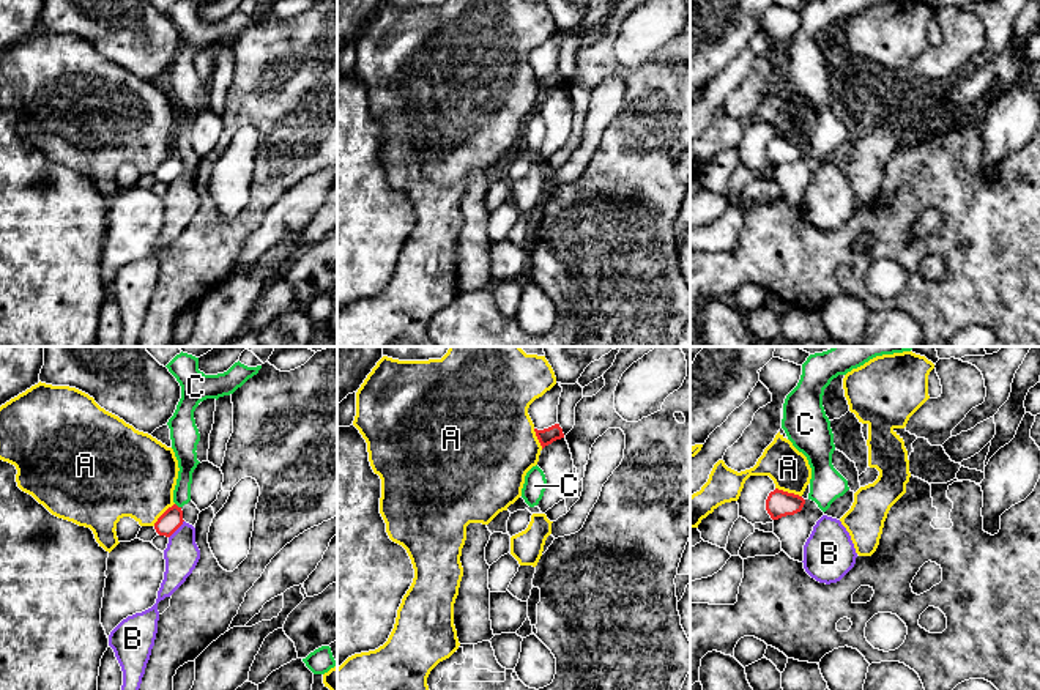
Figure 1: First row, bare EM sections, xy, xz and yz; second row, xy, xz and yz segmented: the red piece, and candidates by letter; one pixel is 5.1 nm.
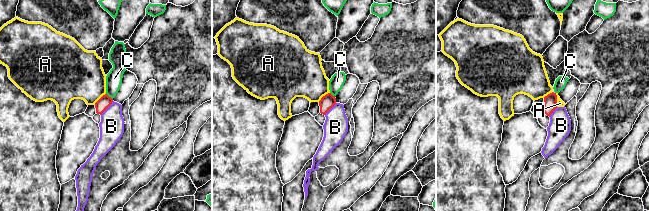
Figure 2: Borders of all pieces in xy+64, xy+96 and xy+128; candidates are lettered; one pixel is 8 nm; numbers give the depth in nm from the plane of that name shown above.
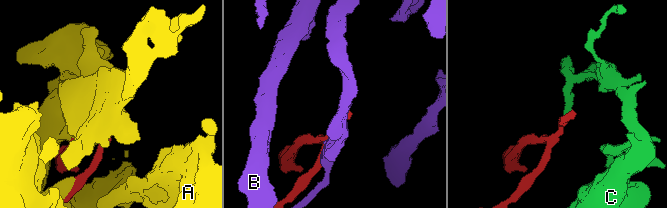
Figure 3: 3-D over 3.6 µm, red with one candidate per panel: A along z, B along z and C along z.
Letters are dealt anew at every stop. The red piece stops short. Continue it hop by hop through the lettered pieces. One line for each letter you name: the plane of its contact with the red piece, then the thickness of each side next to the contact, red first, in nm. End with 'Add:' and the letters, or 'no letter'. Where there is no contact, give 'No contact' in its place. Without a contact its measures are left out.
Add: no letter

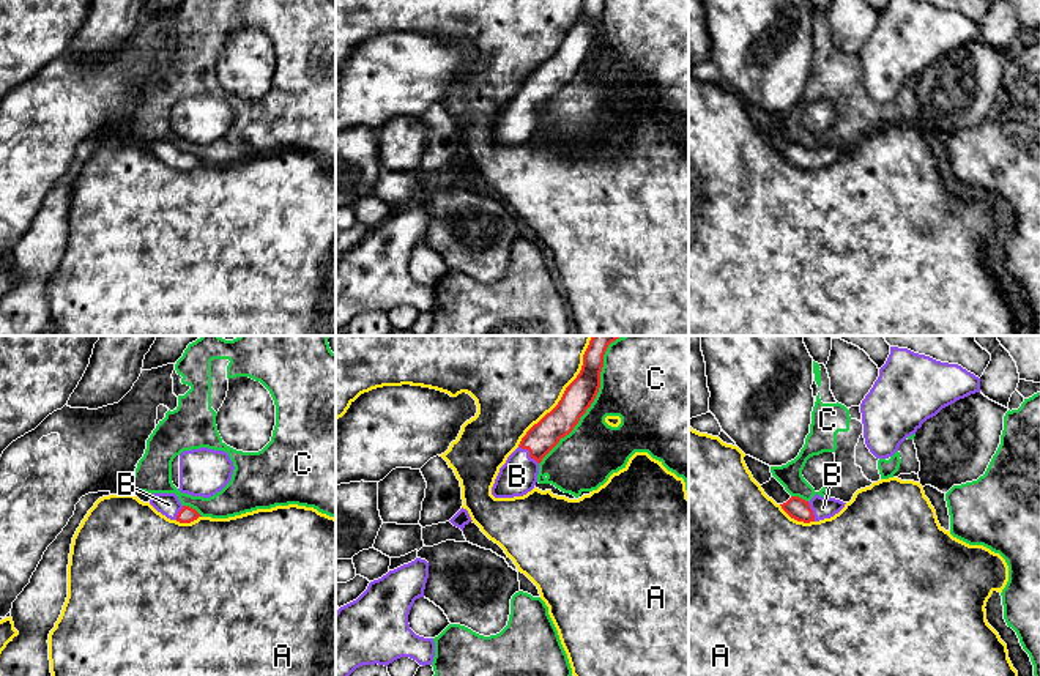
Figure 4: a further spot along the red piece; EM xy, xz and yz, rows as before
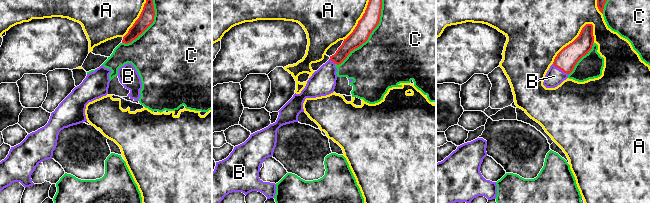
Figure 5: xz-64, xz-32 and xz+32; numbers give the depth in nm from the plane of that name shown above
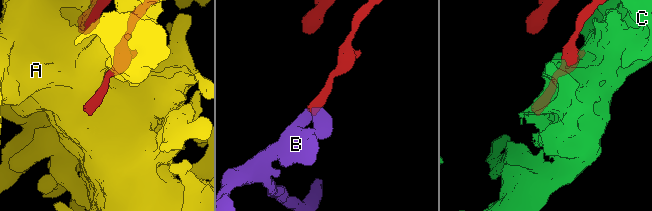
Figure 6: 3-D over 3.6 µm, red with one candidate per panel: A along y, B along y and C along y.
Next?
B: Touches red in xz. Thickness 160 nm (red) against 190 nm
Add: B

